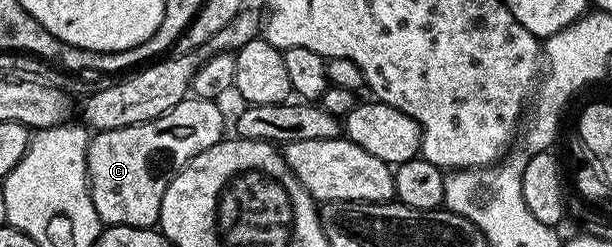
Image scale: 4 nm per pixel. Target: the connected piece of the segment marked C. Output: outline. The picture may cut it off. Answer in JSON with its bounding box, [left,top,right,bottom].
[87,96,224,229]

